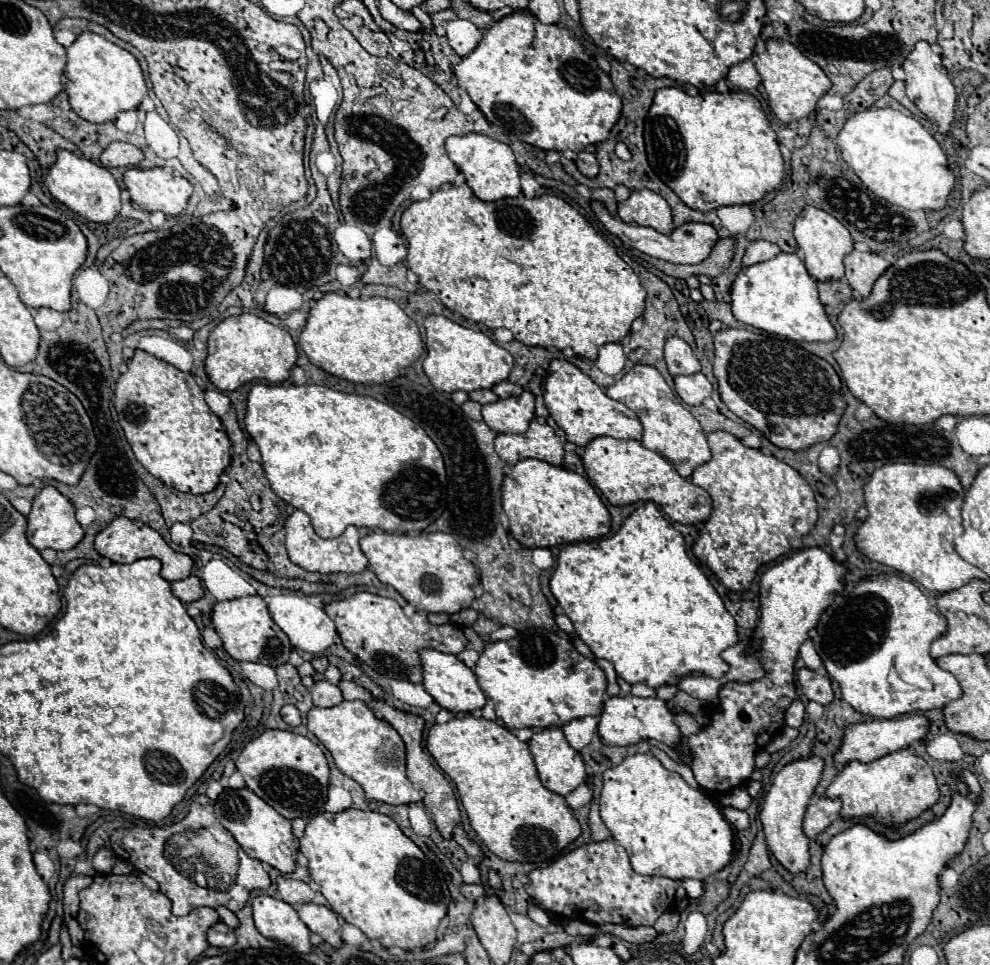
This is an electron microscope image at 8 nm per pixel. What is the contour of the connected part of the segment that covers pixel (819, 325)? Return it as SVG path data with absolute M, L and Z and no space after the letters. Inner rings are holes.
M779 253L775 259L743 267L731 287L731 307L737 321L798 343L831 341L837 337L819 301L817 283L795 253Z

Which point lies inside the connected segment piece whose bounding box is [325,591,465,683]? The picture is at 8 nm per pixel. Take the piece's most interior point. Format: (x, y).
(374, 628)

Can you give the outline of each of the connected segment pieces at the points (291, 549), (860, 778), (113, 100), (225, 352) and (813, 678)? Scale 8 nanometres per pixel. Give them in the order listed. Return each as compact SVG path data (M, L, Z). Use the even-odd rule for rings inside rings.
M295 509L293 515L285 523L285 547L289 553L291 563L315 571L315 573L361 573L367 567L367 557L363 555L359 547L359 533L357 527L347 527L341 537L335 537L333 541L325 541L319 535L315 535L309 515Z
M899 749L871 763L847 763L829 785L827 797L843 803L841 819L871 817L885 827L899 829L937 803L939 787L933 769L925 759L909 753L907 749Z
M83 31L77 41L67 47L65 75L65 91L69 95L71 109L89 123L115 121L115 115L119 111L137 109L141 99L147 95L145 79L137 59L129 51L91 31Z
M253 313L231 315L221 321L211 331L207 349L207 377L221 391L233 391L243 383L265 379L269 383L283 383L297 363L297 347L293 343L293 337L285 329L275 327Z
M803 667L797 671L797 681L803 687L803 693L809 701L817 701L821 705L829 705L833 701L833 689L829 677Z

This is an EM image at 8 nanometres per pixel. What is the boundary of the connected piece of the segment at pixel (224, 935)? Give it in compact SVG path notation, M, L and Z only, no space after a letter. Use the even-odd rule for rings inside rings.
M215 923L209 933L207 933L207 939L211 945L219 948L230 948L231 945L235 945L235 931L231 927L227 927L225 923Z

